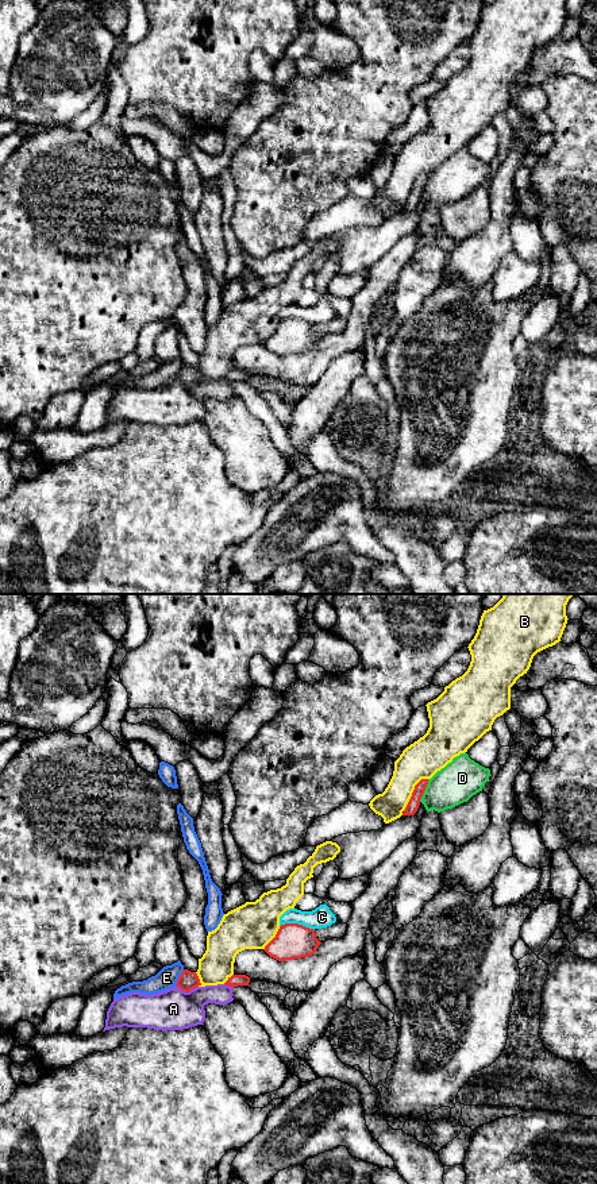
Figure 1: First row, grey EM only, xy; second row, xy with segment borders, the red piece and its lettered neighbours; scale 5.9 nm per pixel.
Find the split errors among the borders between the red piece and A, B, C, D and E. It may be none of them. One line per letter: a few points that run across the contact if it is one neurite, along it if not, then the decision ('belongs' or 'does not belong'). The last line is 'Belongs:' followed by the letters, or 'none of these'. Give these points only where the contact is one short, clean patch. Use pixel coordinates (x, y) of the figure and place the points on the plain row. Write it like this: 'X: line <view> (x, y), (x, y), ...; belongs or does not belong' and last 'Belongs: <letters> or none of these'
A: does not belong
B: does not belong
C: line xy (280, 320), (301, 319), (314, 326); does not belong
D: does not belong
E: line xy (184, 365), (174, 380); does not belong
Belongs: none of these

